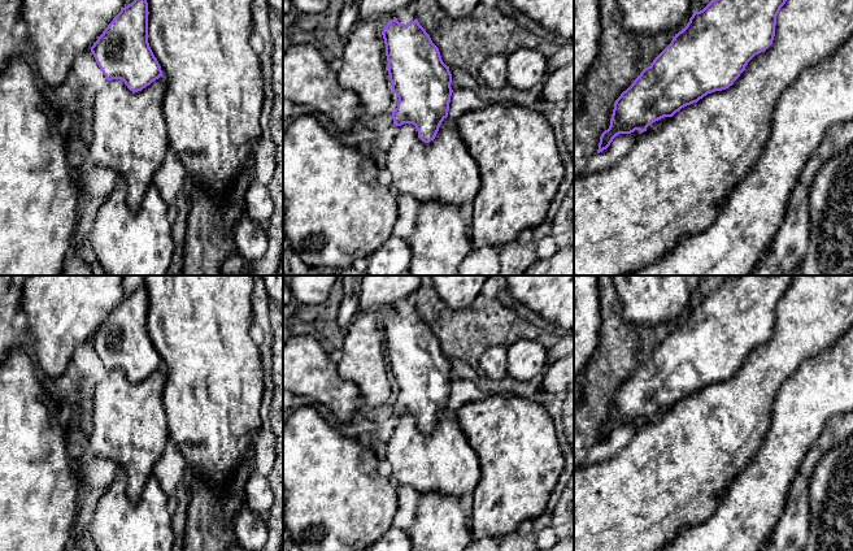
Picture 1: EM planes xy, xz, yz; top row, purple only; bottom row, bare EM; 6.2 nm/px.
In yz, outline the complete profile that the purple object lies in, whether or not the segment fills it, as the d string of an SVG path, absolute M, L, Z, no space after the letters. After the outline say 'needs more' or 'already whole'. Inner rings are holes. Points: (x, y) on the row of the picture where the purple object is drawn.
M711 0L702 10L693 12L687 26L675 34L671 43L643 69L634 83L614 103L610 126L600 136L597 153L606 149L619 134L640 131L631 149L613 166L574 178L574 276L628 276L637 268L660 260L683 238L705 230L715 218L721 203L747 175L770 138L771 117L780 96L808 69L832 56L853 36L853 0ZM663 118L670 120L657 131L647 127Z | needs more

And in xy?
M134 0L121 9L91 47L91 52L108 79L108 84L96 92L93 100L93 118L88 129L91 134L88 157L117 172L119 178L126 182L127 204L132 211L139 211L144 194L152 185L156 172L169 152L169 139L164 116L166 81L148 43L148 14L147 0Z | needs more

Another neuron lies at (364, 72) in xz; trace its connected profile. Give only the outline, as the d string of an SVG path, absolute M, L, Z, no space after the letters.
M358 21L347 36L338 81L358 96L369 118L386 113L392 104L384 56L386 44L377 22Z

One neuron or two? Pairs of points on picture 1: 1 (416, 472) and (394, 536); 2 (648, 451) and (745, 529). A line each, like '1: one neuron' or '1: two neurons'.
1: two neurons
2: two neurons

